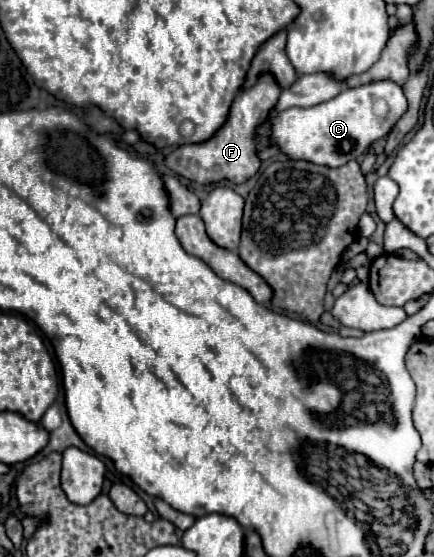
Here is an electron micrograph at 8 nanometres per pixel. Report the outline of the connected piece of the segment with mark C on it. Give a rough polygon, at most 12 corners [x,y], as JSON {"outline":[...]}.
{"outline":[[395,82],[347,88],[271,120],[289,158],[335,168],[405,112]]}

